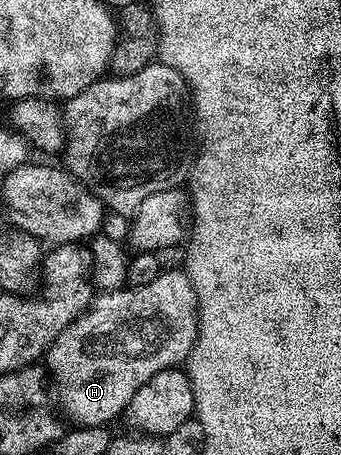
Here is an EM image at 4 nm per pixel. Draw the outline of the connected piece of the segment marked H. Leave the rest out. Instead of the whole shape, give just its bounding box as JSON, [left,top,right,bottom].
[45,269,199,426]

